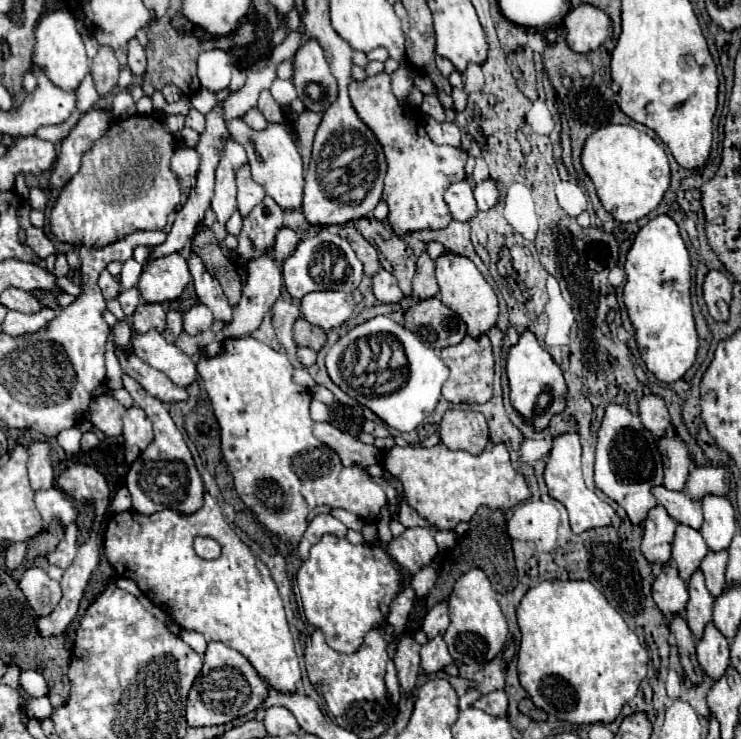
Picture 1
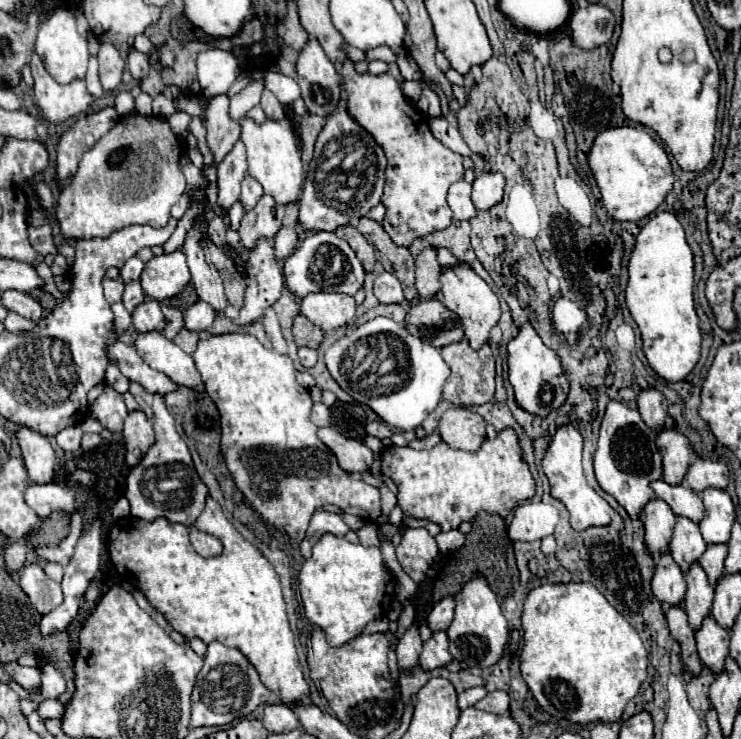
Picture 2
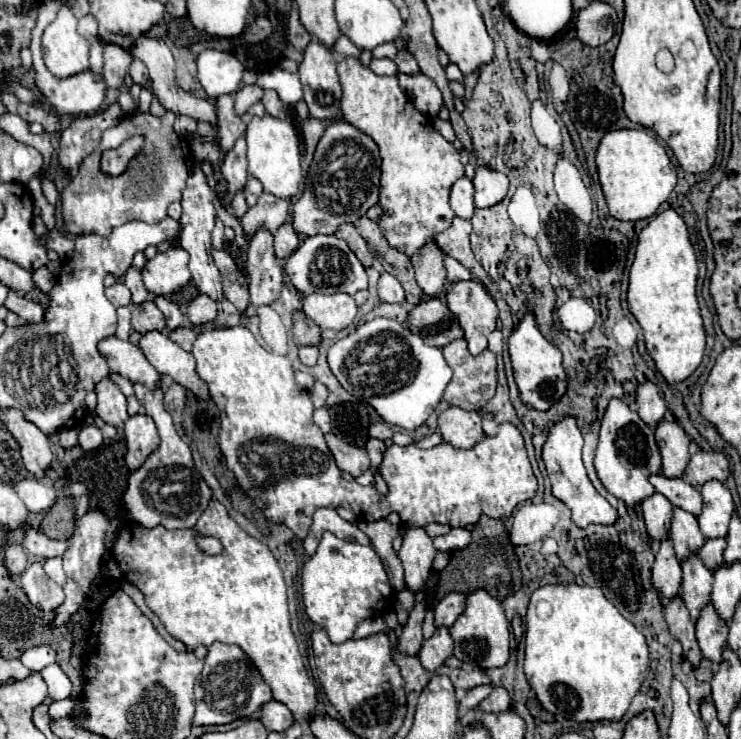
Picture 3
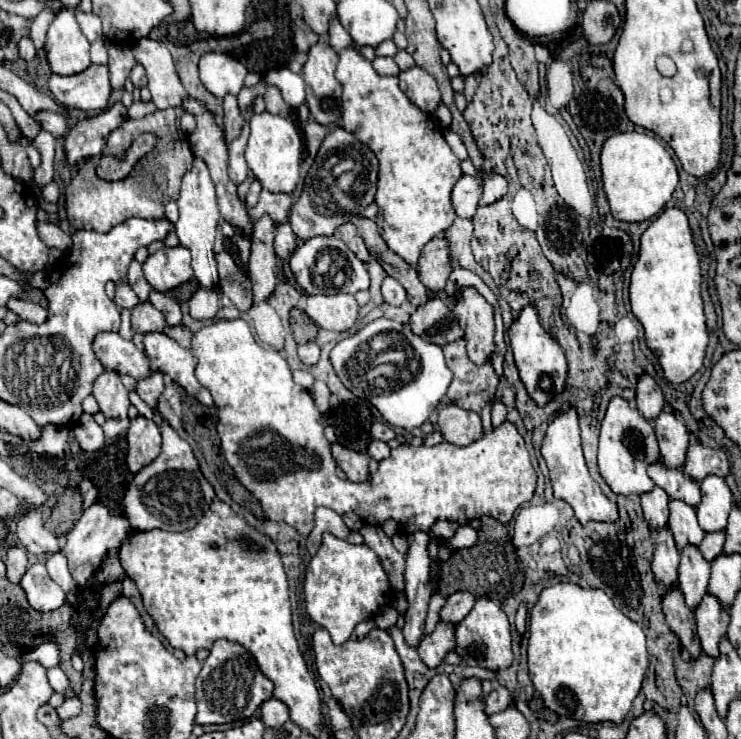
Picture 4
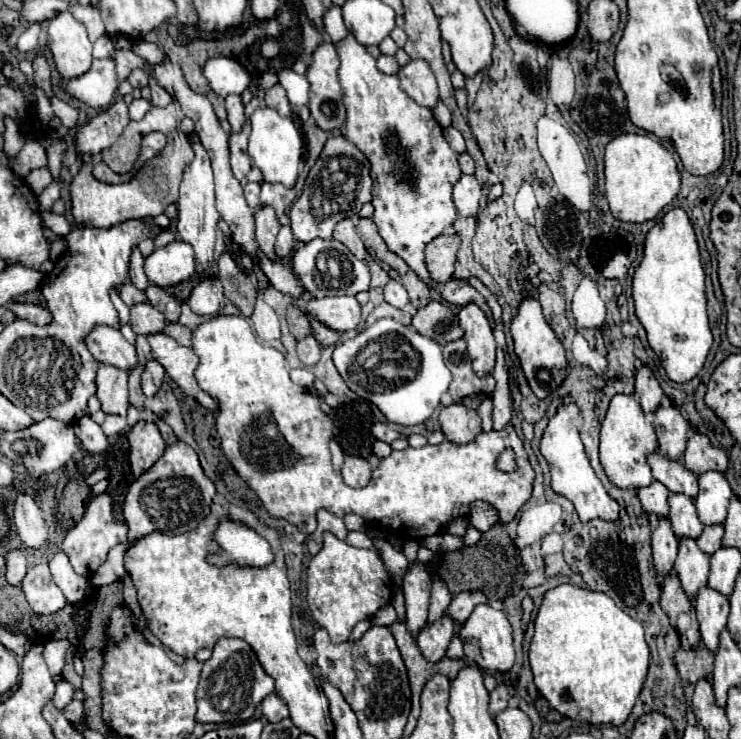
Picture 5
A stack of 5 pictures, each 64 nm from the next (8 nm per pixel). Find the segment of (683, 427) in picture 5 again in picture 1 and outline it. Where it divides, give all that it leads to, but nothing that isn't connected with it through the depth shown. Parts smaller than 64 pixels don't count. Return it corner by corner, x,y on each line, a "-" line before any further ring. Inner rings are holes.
664,436
658,440
658,450
664,464
664,486
668,490
684,490
686,478
690,474
690,456
684,442
678,436

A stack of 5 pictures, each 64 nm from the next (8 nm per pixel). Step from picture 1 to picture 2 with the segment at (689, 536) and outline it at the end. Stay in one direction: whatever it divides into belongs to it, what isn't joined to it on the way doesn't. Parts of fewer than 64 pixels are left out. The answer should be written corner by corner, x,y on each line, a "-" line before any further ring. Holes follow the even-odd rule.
676,518
676,528
674,528
674,536
670,542
670,554
674,558
674,562
682,568
682,572
686,574
688,568
698,562
698,558
704,554
706,550
706,542
698,530
698,526
694,522
688,522
688,518

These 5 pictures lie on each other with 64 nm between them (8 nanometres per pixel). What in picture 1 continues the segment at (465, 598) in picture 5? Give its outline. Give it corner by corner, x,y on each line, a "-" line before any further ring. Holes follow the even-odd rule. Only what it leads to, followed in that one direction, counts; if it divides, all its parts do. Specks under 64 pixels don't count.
440,602
436,604
424,618
422,622
422,630
426,632
428,640
432,640
438,634
444,634
444,630
448,628
448,604

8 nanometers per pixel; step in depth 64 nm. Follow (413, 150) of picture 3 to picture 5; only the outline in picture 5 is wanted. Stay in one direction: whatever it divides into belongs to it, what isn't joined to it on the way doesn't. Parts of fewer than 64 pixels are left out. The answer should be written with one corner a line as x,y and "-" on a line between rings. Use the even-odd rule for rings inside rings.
348,34
348,38
342,40
336,50
340,56
338,80
346,106
342,134
350,142
356,142
356,146
360,146
360,150
364,150
372,162
372,204
376,208
372,220
376,222
382,240
446,302
456,306
464,306
464,302
480,302
480,306
488,310
488,318
492,322
486,300
466,280
452,278
446,284
436,284
428,278
424,266
426,244
440,236
456,220
452,186
462,176
458,154
448,146
432,110
418,106
400,88
398,76
382,74
376,68
376,60
356,42
356,38
352,38
352,34

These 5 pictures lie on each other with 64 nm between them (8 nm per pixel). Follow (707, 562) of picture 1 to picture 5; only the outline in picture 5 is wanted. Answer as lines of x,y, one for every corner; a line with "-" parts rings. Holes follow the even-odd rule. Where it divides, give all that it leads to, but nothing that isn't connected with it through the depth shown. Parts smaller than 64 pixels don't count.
706,526
702,536
696,540
696,544
700,546
702,552
714,554
716,550
722,548
722,534
724,534
722,526

